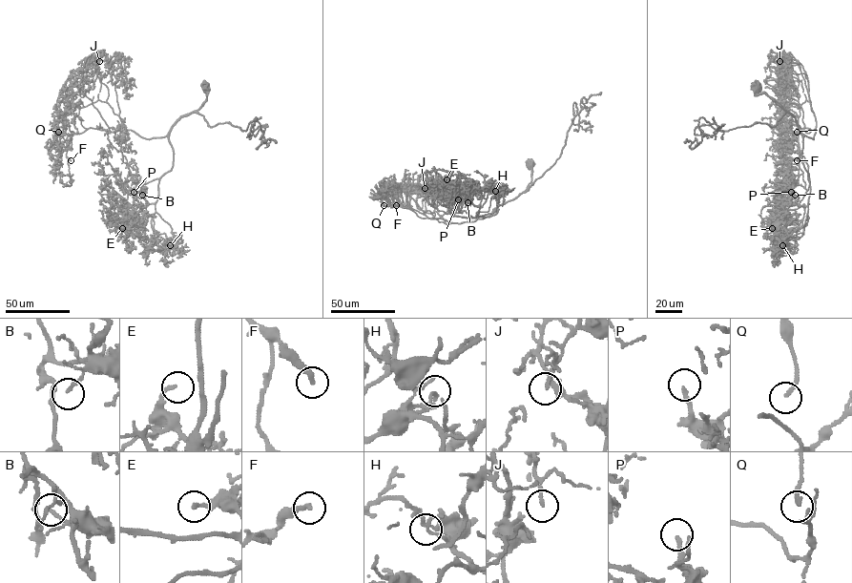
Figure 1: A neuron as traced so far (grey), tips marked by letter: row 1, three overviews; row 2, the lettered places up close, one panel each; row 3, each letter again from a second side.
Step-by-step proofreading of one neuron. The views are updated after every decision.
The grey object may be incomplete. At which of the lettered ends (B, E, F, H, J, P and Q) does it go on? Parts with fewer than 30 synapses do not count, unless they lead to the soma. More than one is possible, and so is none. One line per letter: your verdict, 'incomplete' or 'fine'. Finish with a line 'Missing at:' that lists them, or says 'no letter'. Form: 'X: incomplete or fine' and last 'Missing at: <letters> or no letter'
B: fine
E: fine
F: incomplete
H: incomplete
J: fine
P: fine
Q: incomplete
Missing at: F, H, Q

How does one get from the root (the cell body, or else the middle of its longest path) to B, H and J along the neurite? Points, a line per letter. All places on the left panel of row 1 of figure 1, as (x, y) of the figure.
B: (205, 87), (202, 105), (169, 135), (170, 171), (140, 184), (128, 163), (136, 167), (142, 195)
H: (205, 87), (202, 105), (183, 115), (168, 135), (173, 164), (159, 179), (151, 224), (155, 237), (170, 245)
J: (205, 87), (202, 105), (165, 136), (109, 133), (83, 90), (84, 66), (95, 55), (99, 61)

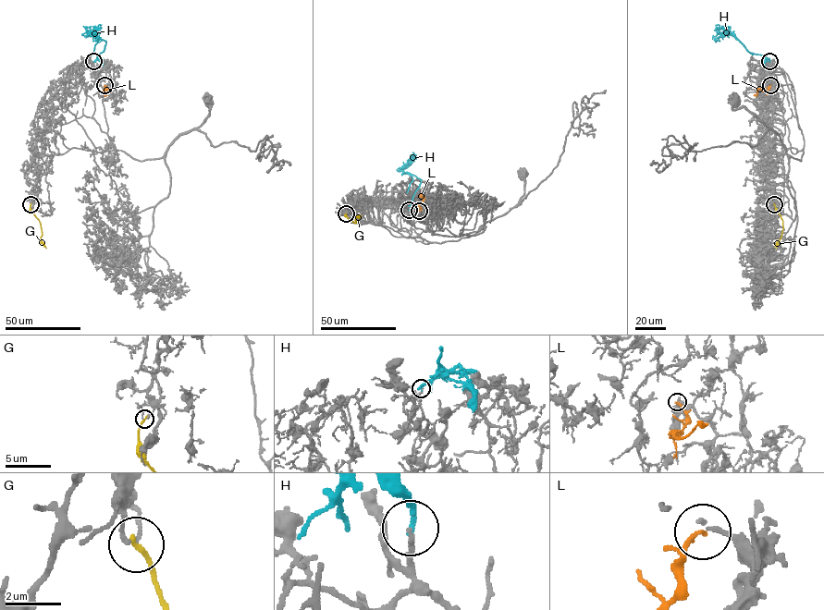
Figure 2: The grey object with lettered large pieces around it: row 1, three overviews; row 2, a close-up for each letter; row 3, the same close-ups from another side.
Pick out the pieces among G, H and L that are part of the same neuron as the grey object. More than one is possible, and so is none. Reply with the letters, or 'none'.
L

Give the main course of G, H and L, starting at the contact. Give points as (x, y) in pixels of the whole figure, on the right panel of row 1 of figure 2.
G: (773, 204), (783, 225), (776, 248)
H: (769, 61), (761, 54), (749, 53), (731, 32), (718, 37), (716, 42)
L: (770, 85), (768, 90), (757, 90), (754, 94)

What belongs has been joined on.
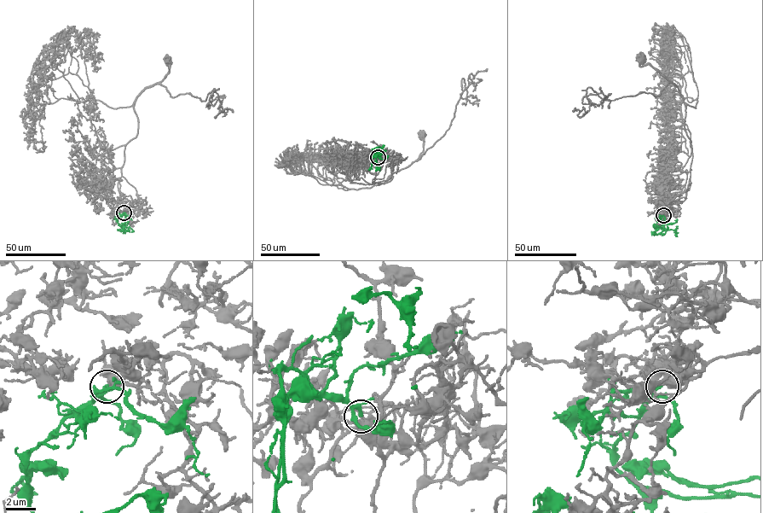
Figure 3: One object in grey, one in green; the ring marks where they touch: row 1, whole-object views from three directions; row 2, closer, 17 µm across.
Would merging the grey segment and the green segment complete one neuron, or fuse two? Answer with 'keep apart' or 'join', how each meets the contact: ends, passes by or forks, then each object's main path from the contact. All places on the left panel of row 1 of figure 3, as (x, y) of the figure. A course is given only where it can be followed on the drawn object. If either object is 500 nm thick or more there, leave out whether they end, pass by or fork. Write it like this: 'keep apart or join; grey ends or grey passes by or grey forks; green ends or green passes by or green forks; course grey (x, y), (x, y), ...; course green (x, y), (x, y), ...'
join; grey passes by; green passes by; course grey (124, 212), (130, 202), (121, 200), (118, 184), (124, 146), (137, 134), (134, 103), (164, 77), (168, 60); course green (124, 212), (117, 222), (120, 225), (128, 224), (125, 221), (121, 226)

